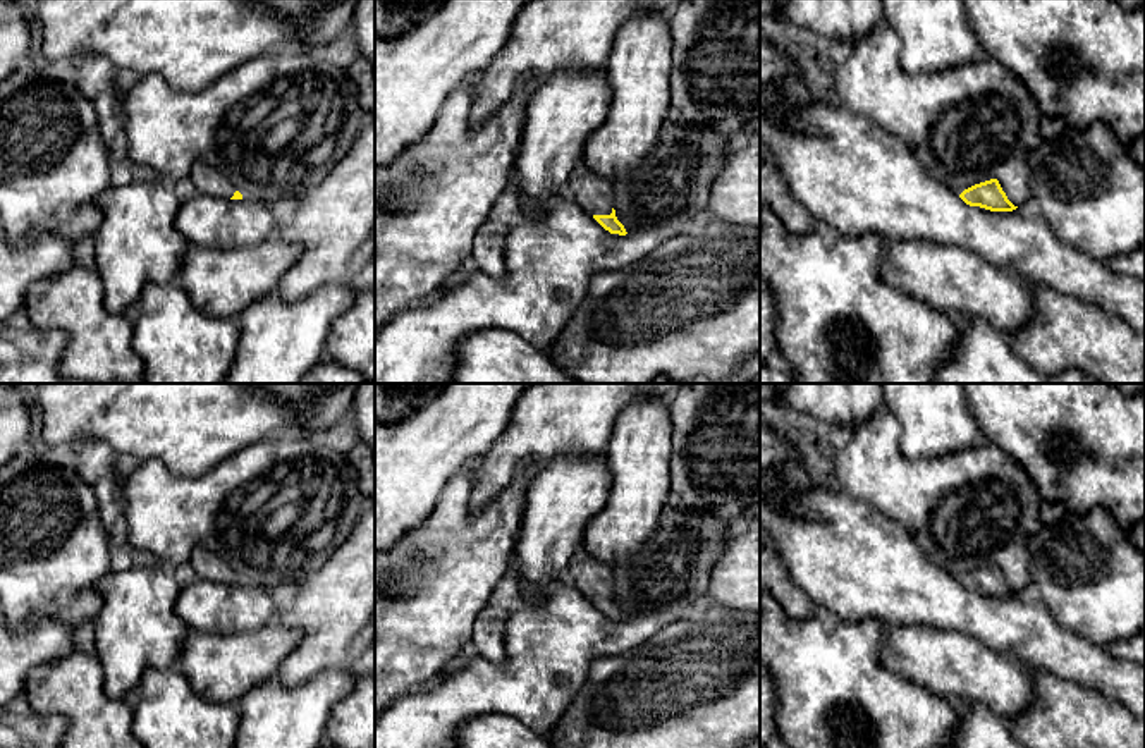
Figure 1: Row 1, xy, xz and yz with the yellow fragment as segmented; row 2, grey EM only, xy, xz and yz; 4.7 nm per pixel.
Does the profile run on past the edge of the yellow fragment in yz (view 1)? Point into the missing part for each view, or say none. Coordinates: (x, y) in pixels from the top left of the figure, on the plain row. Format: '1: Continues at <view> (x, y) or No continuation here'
1: No continuation here

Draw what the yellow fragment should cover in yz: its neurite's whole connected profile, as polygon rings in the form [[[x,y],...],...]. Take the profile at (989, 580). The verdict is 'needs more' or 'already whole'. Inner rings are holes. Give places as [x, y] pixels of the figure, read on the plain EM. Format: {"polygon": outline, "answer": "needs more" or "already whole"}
{"polygon": [[[990,564],[964,574],[959,583],[970,592],[980,592],[990,597],[1013,597],[1014,592],[1002,576],[997,564]]], "answer": "already whole"}

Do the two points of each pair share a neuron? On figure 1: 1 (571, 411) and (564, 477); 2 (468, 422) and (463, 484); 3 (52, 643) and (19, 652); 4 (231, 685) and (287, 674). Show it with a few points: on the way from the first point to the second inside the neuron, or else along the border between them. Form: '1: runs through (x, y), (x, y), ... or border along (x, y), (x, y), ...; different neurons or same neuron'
1: border along (604, 453), (561, 454), (533, 477); different neurons
2: border along (477, 461), (465, 466), (439, 497); different neurons
3: runs through (43, 643), (28, 647); same neuron
4: border along (300, 642), (282, 661), (275, 676); different neurons

